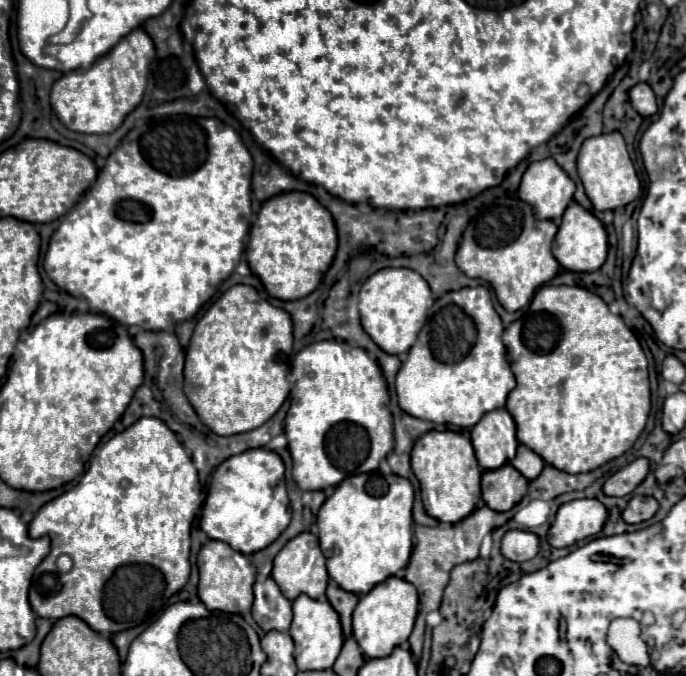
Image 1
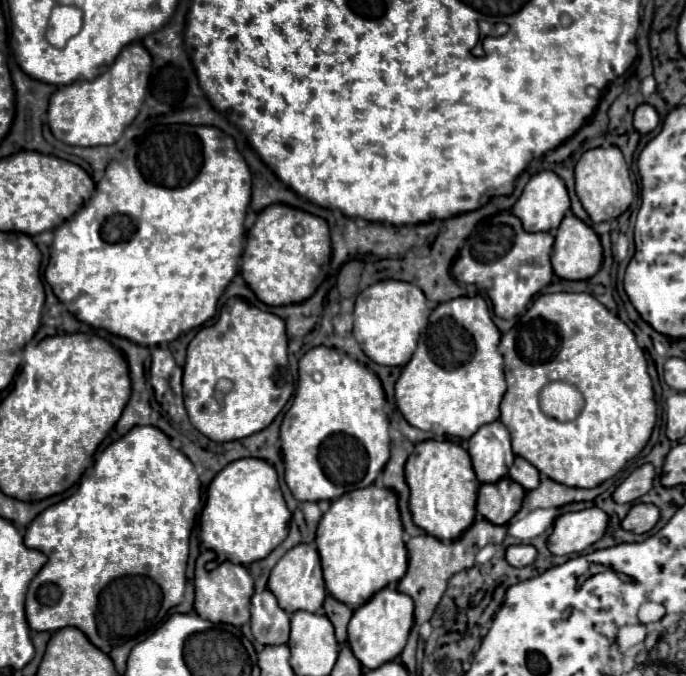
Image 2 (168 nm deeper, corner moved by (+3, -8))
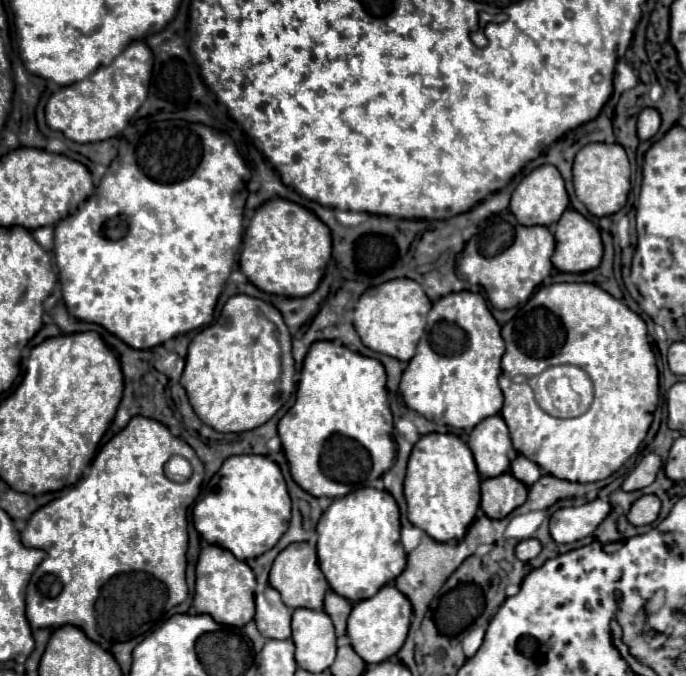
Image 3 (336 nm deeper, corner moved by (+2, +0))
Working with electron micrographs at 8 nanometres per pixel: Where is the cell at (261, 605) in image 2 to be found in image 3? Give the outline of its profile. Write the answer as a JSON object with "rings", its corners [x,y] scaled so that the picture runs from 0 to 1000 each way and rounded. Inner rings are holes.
{"rings":[[[388,868],[373,880],[373,925],[388,945],[420,945],[423,942],[423,913],[426,901],[408,886],[408,877]]]}

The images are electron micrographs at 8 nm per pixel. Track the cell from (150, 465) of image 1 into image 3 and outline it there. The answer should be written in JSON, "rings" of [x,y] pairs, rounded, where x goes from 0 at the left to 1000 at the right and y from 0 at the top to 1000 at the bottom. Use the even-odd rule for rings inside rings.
{"rings":[[[192,617],[190,626],[146,664],[146,670],[137,676],[137,682],[122,697],[120,709],[111,717],[93,723],[87,735],[82,735],[70,747],[58,750],[41,768],[38,783],[29,791],[32,803],[38,809],[55,809],[55,812],[64,812],[70,818],[70,824],[47,848],[47,857],[44,857],[41,874],[38,874],[38,913],[41,913],[44,928],[50,928],[50,930],[82,930],[82,928],[90,928],[90,925],[108,925],[108,928],[120,930],[128,945],[149,954],[155,963],[160,963],[160,957],[169,954],[169,951],[181,951],[184,945],[192,945],[198,939],[213,939],[224,928],[230,928],[236,922],[239,910],[251,898],[262,895],[274,883],[274,868],[271,868],[271,854],[268,854],[268,845],[271,845],[271,809],[274,809],[274,788],[271,788],[274,771],[271,771],[271,762],[274,762],[274,753],[280,750],[280,744],[286,741],[286,735],[292,729],[294,709],[297,709],[297,688],[294,688],[294,682],[286,676],[283,664],[271,652],[265,652],[262,646],[254,646],[245,638],[245,632],[239,632],[233,623],[224,623],[224,620],[216,620],[216,617]],[[251,673],[265,673],[280,685],[283,700],[271,714],[254,714],[254,712],[242,709],[239,685]]]}

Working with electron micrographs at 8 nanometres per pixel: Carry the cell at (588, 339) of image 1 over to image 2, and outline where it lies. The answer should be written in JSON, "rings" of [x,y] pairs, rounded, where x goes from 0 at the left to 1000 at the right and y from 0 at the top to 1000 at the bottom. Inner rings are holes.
{"rings":[[[859,433],[786,435],[777,451],[754,472],[751,484],[730,499],[727,519],[736,531],[739,581],[730,593],[730,623],[745,638],[748,670],[768,679],[800,709],[827,720],[867,720],[894,706],[917,679],[923,679],[946,652],[955,632],[952,570],[943,552],[943,534],[926,504],[923,490],[891,466]],[[821,564],[844,575],[853,590],[847,611],[835,623],[812,623],[792,611],[786,584],[794,567]]]}

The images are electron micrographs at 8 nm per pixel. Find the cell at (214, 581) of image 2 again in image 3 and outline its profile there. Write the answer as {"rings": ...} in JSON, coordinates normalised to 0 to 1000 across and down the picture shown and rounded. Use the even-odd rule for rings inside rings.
{"rings":[[[303,806],[292,815],[292,827],[286,833],[286,877],[283,877],[283,901],[286,907],[300,907],[315,916],[315,922],[327,922],[335,928],[356,928],[367,919],[372,908],[373,854],[367,842],[347,830],[335,815]]]}

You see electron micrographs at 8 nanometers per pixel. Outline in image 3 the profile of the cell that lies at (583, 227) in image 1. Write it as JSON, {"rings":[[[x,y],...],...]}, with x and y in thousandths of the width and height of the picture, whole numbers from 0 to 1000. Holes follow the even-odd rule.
{"rings":[[[825,309],[810,330],[810,368],[805,389],[825,404],[863,401],[878,386],[878,354],[872,336],[837,309]]]}

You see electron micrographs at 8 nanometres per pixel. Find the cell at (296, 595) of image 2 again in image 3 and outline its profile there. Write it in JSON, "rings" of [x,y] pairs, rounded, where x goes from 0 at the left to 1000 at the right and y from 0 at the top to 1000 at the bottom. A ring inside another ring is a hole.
{"rings":[[[426,803],[414,815],[408,815],[408,821],[399,827],[394,842],[394,865],[411,880],[411,889],[417,898],[469,901],[472,877],[478,874],[478,859],[472,857],[464,839],[461,812],[455,812],[449,803]]]}

